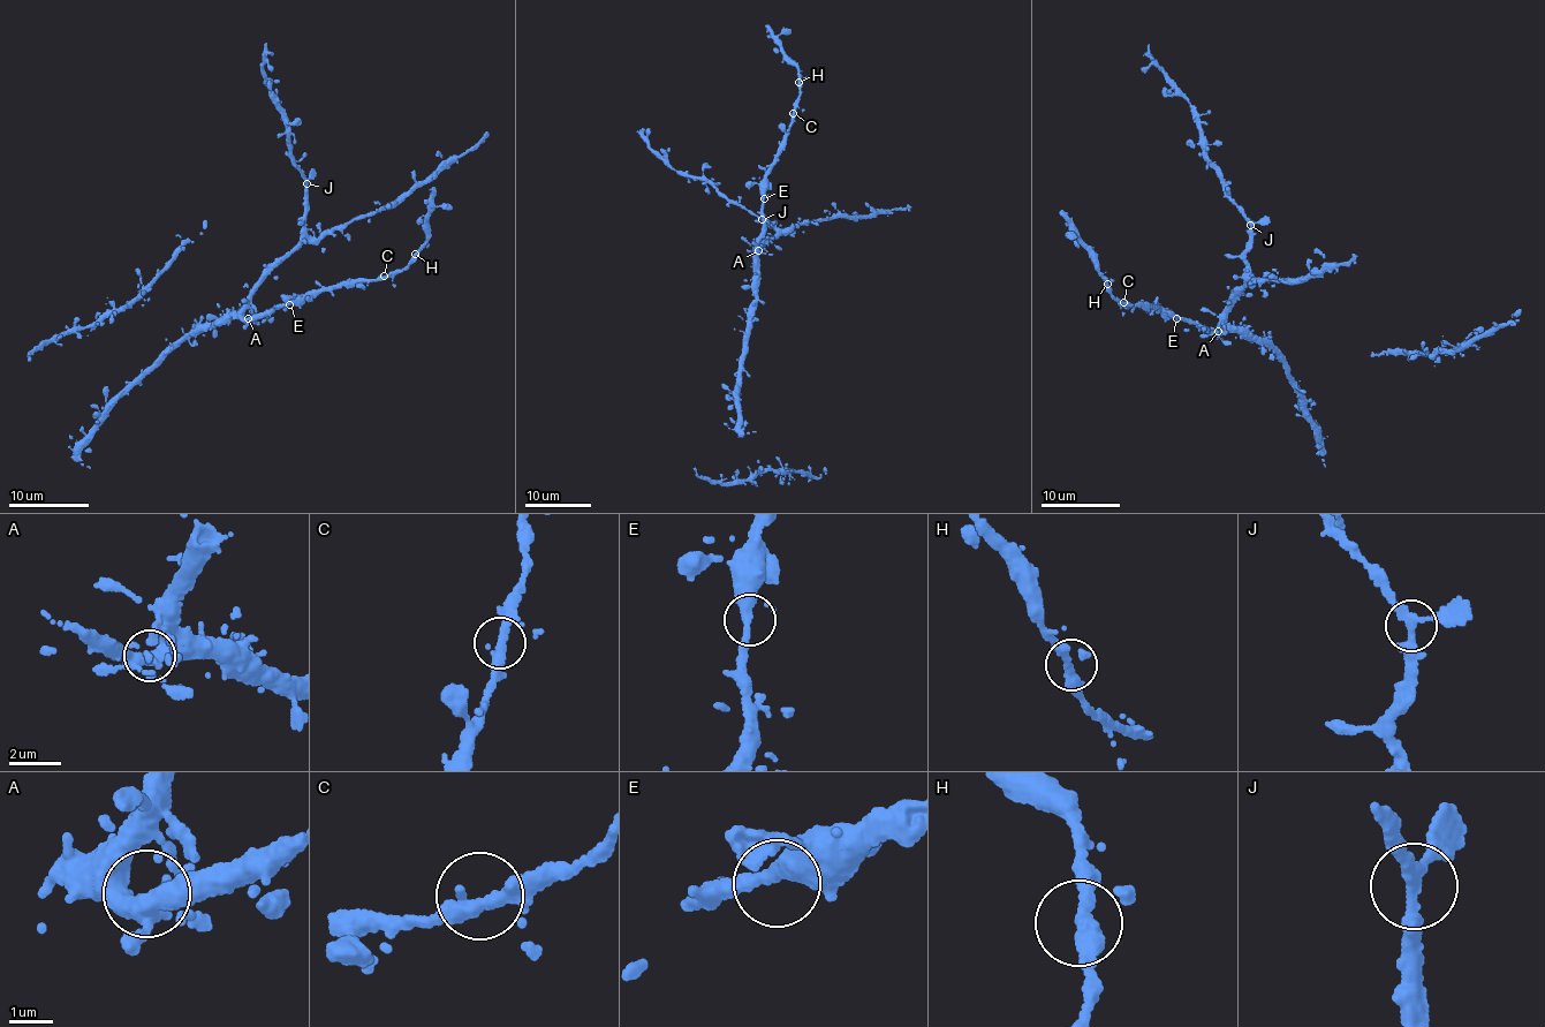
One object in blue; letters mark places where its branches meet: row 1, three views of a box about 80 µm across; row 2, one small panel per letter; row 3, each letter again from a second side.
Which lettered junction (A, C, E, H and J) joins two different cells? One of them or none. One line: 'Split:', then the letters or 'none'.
Split: none

